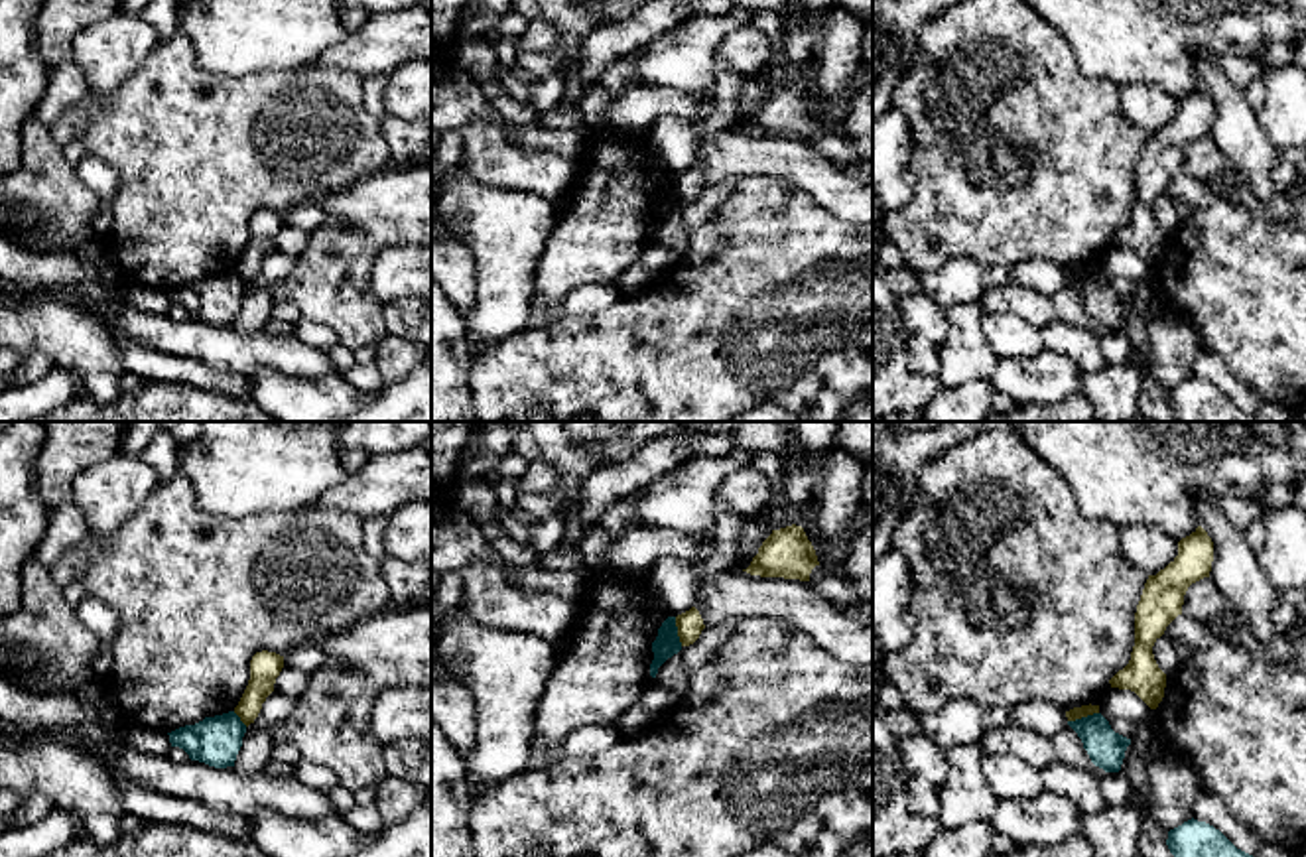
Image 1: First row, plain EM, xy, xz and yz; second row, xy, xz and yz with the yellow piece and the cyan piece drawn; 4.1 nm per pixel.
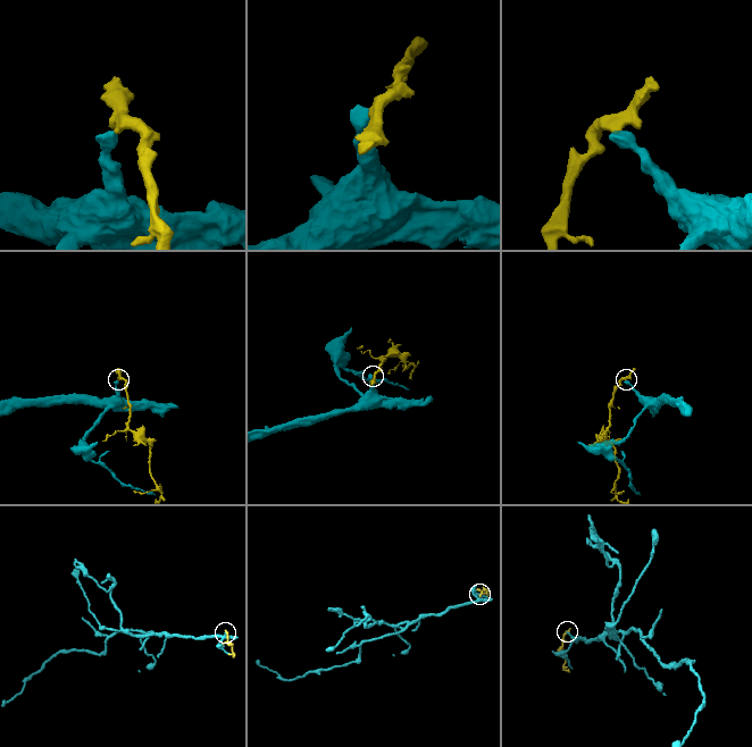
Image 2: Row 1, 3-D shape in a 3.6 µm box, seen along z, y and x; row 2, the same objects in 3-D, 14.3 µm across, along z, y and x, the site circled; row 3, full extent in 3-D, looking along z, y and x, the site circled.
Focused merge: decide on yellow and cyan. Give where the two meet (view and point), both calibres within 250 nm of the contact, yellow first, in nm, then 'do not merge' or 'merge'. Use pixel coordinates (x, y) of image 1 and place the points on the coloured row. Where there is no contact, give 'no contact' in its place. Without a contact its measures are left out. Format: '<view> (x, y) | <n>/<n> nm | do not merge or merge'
yz (1082, 716) | 50/150 nm | do not merge

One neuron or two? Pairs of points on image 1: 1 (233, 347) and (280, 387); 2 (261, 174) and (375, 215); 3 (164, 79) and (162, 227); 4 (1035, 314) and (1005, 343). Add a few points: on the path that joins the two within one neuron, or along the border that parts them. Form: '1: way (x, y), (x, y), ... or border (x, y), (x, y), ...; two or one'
1: border (249, 375), (278, 371), (306, 379); two
2: border (365, 176), (331, 192), (320, 203); two
3: way (164, 117), (164, 190); one
4: border (983, 312), (1013, 312), (1039, 329); two

